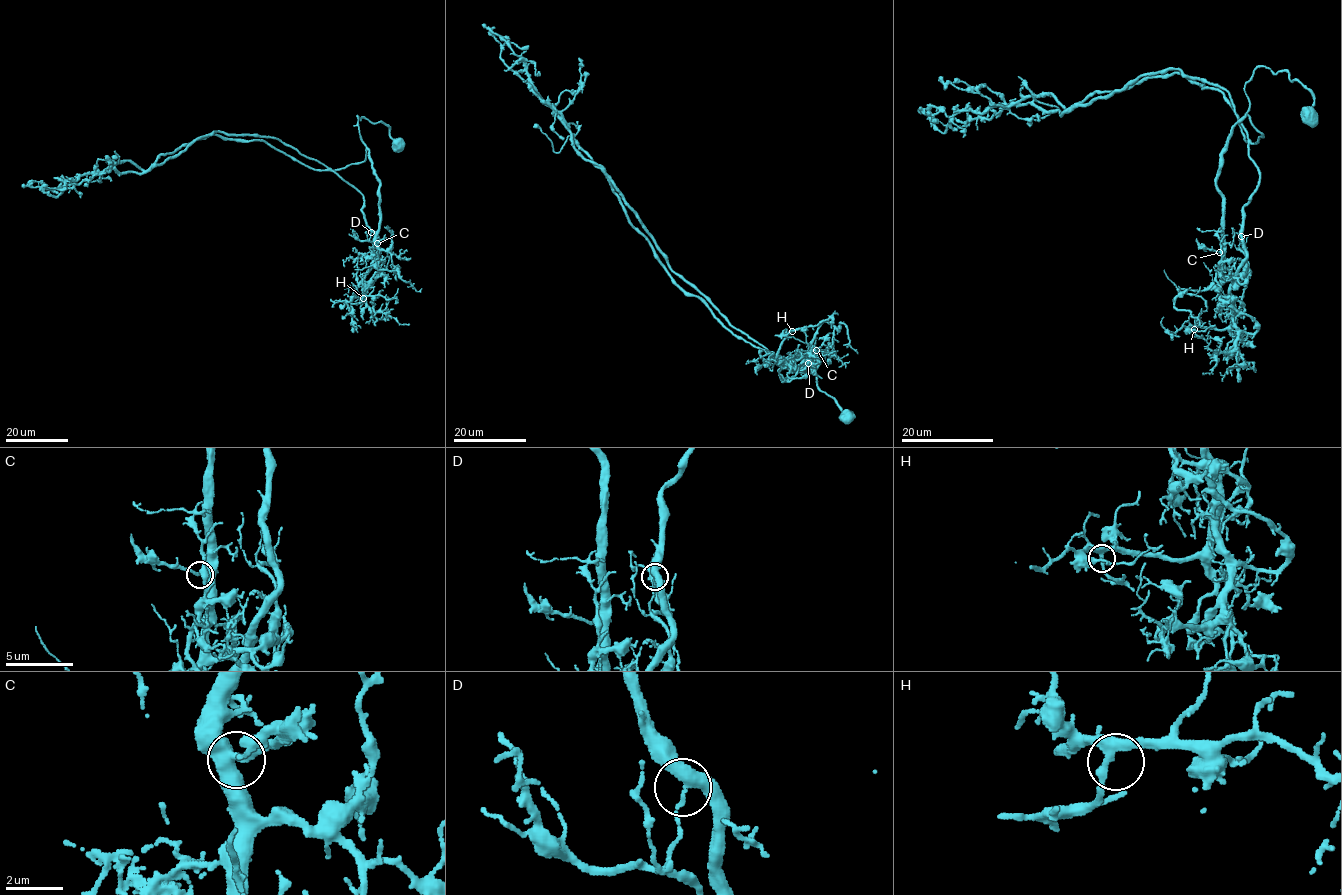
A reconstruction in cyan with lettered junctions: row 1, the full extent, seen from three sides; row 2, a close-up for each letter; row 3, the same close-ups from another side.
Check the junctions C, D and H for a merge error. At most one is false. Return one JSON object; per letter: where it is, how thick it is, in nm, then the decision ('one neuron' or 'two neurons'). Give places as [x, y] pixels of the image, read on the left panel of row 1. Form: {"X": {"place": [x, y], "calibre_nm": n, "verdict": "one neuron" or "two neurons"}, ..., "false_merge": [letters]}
{"C": {"place": [377, 243], "calibre_nm": 360, "verdict": "one neuron"}, "D": {"place": [371, 232], "calibre_nm": 340, "verdict": "two neurons"}, "H": {"place": [363, 298], "calibre_nm": 320, "verdict": "one neuron"}, "false_merge": ["D"]}

